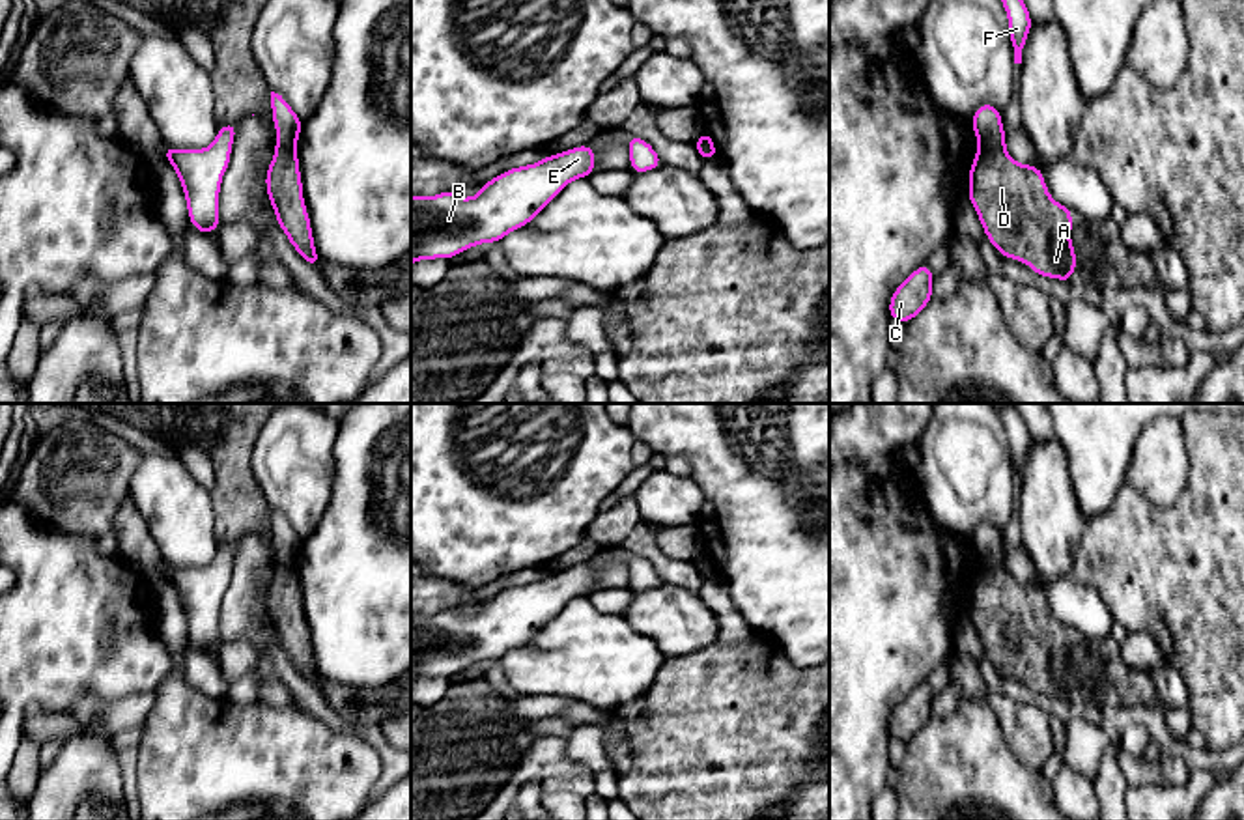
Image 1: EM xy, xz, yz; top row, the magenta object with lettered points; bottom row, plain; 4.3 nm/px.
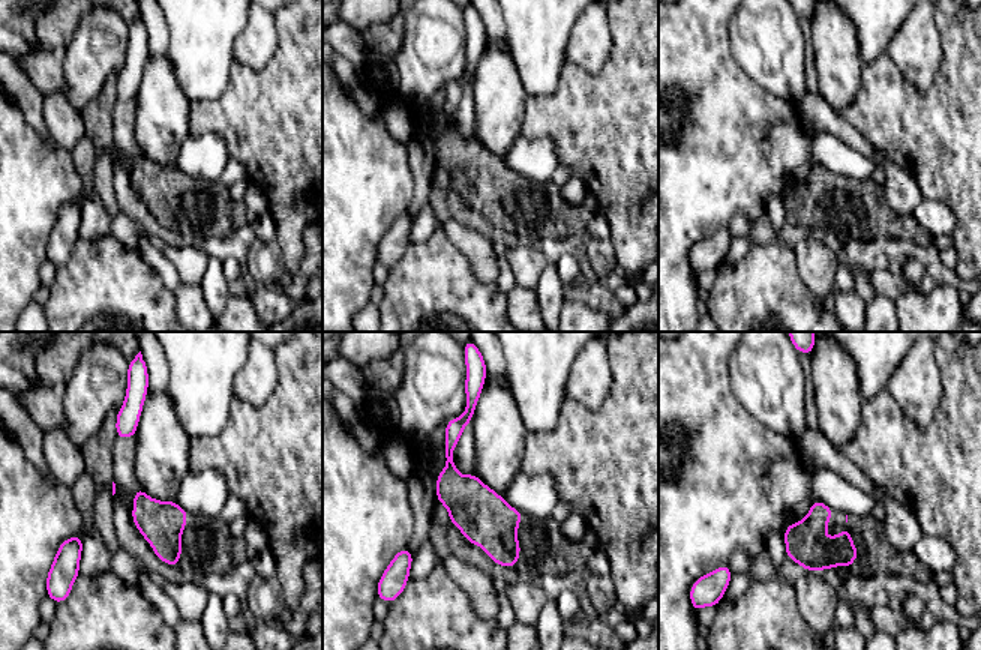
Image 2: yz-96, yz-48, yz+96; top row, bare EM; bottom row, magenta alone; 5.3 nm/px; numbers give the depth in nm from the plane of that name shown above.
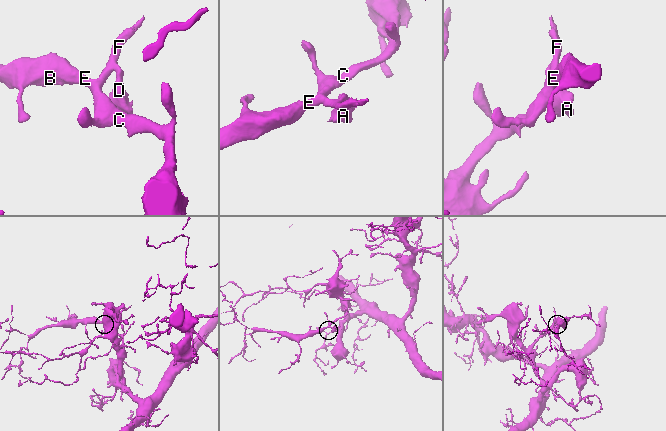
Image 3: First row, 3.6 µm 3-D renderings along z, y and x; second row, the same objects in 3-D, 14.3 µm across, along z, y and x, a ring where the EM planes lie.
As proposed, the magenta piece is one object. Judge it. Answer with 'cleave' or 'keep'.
cleave

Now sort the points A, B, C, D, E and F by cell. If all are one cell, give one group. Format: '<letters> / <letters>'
A D / B C E F

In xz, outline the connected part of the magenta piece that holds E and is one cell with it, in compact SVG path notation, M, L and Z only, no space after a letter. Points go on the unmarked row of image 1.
M585 562L510 587L482 601L471 616L454 609L411 615L411 684L499 661L527 644L570 600L588 596L594 585L596 570Z

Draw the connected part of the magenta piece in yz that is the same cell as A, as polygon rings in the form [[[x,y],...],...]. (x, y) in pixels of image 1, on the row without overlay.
[[[988,562],[977,566],[968,600],[968,616],[977,629],[984,654],[1001,674],[1027,682],[1033,691],[1046,697],[1070,700],[1078,686],[1070,659],[1072,628],[1050,615],[1040,587],[1016,581],[1001,562]]]

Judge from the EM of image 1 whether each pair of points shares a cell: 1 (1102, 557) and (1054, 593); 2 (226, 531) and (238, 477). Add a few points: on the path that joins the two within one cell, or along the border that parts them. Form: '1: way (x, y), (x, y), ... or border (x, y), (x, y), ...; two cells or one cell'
1: border (1071, 576), (1091, 585), (1108, 606); two cells
2: way (232, 518), (236, 512), (236, 490); one cell

